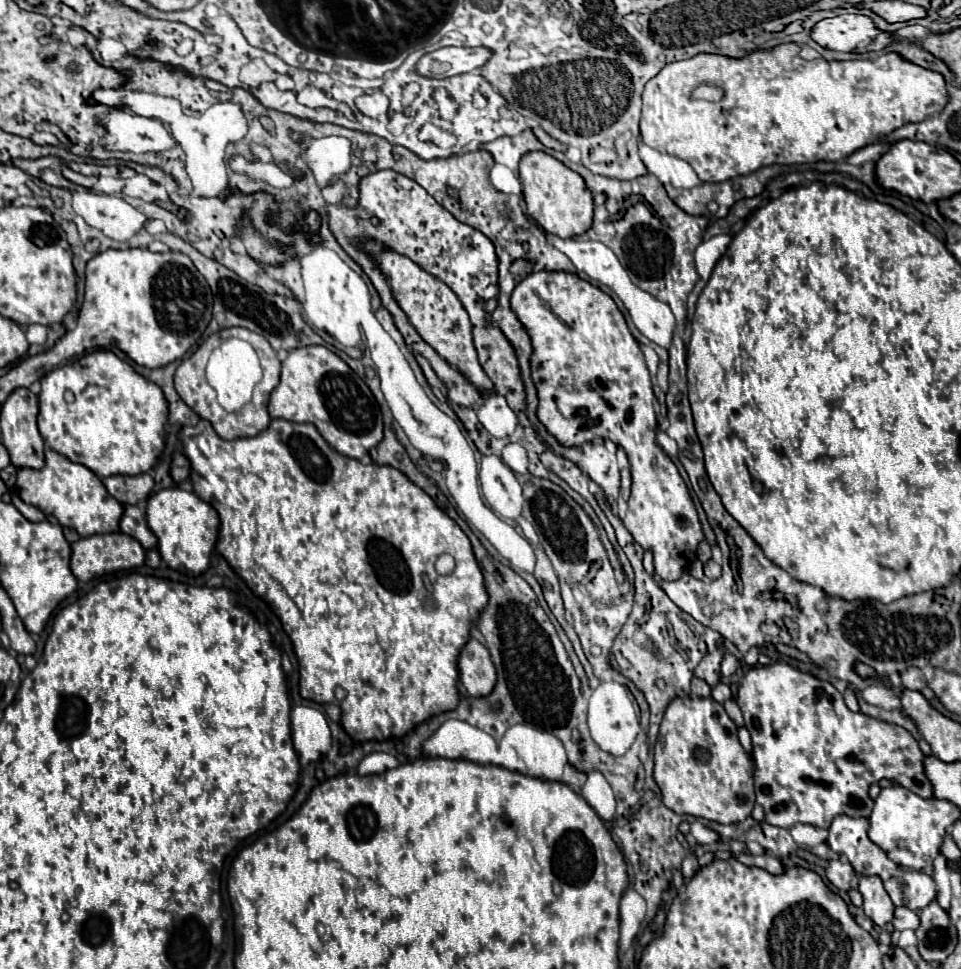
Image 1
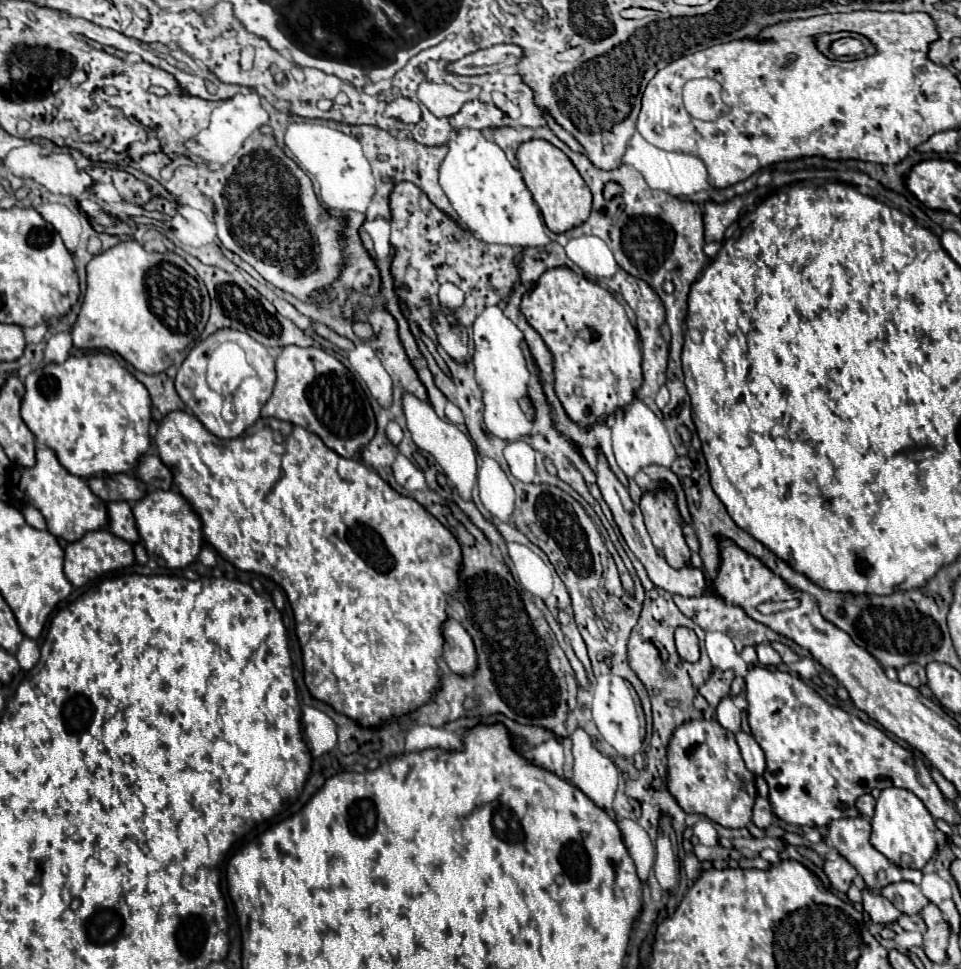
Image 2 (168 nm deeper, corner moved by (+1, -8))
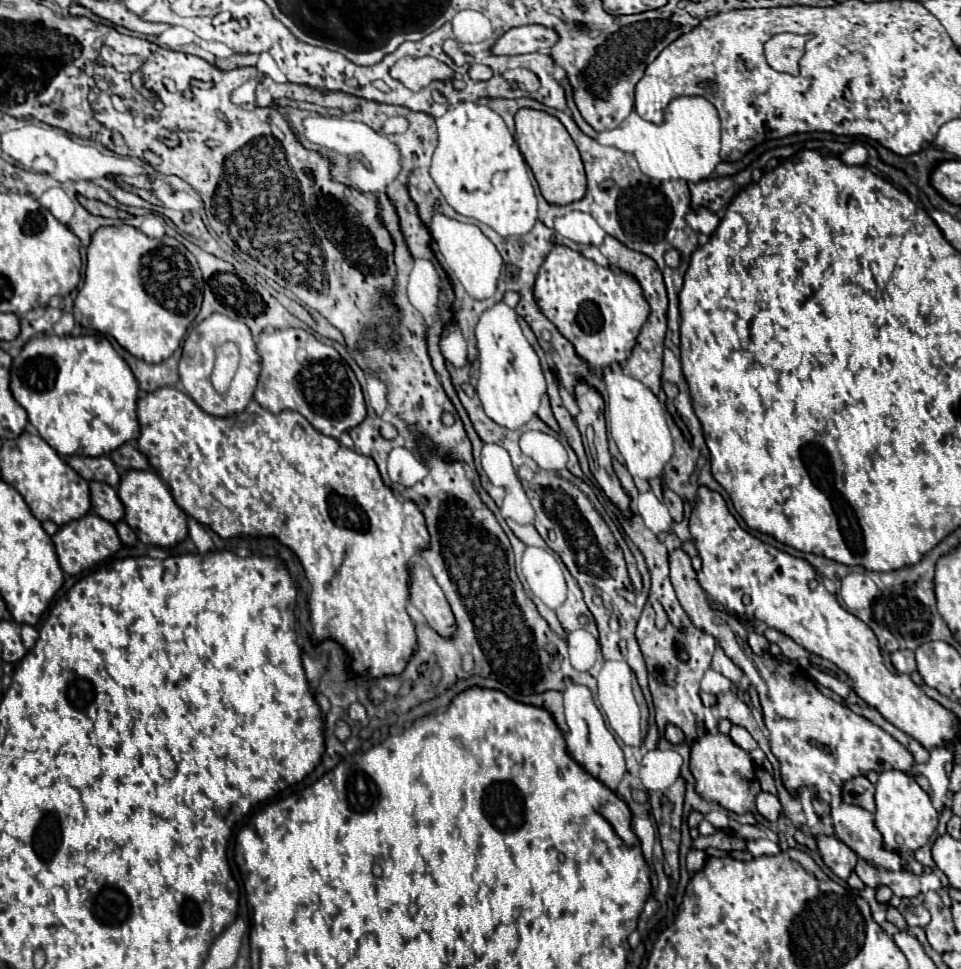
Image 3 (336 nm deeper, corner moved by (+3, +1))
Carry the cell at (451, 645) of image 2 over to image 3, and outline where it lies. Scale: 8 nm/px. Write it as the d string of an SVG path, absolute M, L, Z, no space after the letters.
M422 562L412 564L412 584L410 602L422 612L428 626L436 630L442 638L456 634L456 620L452 618L452 608L444 598L438 582L432 578L430 570Z

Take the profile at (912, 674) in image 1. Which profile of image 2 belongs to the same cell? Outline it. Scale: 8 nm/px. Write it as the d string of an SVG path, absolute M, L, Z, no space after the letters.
M908 663L906 667L898 669L898 679L906 685L912 685L912 687L920 687L922 683L926 683L926 671L922 665L918 663Z

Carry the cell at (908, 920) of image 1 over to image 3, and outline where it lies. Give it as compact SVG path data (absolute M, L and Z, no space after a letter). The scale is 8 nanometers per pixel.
M902 898L898 910L906 918L908 926L926 928L928 922L930 922L930 912L924 908L924 904L922 904L920 898Z

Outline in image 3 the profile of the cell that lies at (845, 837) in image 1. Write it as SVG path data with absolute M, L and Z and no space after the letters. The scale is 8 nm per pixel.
M840 802L832 808L832 826L836 838L866 862L884 870L900 870L900 854L884 848L882 836L874 826L874 814L868 810Z

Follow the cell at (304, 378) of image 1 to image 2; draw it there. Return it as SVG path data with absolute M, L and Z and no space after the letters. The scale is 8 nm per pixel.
M298 345L282 347L280 355L276 357L276 385L272 397L262 407L262 417L276 417L280 421L304 427L310 433L318 435L330 449L334 449L342 457L354 457L360 451L360 447L366 445L376 433L374 413L370 409L364 389L334 355L326 353L320 347L298 347Z

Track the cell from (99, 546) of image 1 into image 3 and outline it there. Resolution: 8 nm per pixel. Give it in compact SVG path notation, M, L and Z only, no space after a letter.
M94 512L60 526L60 530L52 536L52 540L54 540L56 552L58 552L58 560L60 560L62 570L72 576L100 564L102 560L114 556L122 548L122 542L120 542L120 536L118 536L114 524L110 524L108 520L100 518Z

